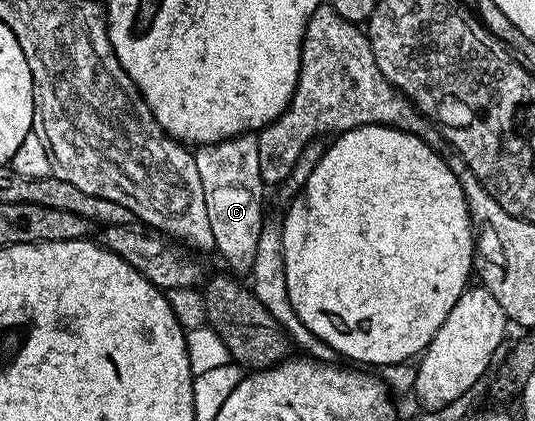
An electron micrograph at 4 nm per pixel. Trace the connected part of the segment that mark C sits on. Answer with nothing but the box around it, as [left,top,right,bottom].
[193,132,267,275]

